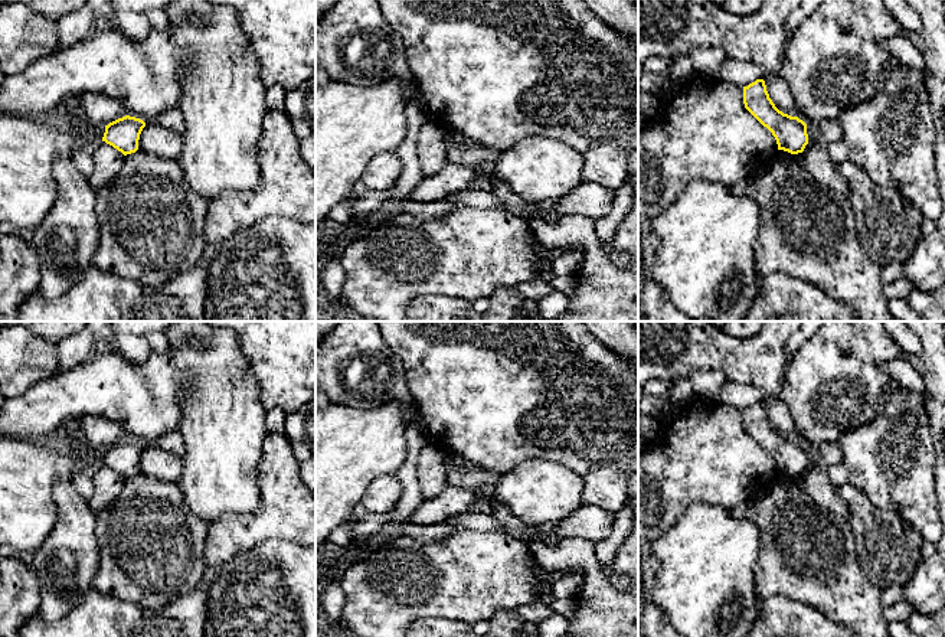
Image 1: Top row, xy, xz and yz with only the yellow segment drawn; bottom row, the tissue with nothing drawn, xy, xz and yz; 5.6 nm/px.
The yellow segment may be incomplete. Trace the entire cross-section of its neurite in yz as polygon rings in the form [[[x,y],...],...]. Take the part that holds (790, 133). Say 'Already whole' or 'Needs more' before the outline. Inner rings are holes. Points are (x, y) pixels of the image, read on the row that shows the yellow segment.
Already whole. [[[763,79],[743,86],[745,108],[766,127],[776,140],[778,150],[791,154],[802,153],[808,144],[807,124],[798,117],[779,111],[769,94]]]

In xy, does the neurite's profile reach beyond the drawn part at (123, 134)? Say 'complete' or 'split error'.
complete

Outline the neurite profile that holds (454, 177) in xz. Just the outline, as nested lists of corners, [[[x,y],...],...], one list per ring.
[[[447,163],[435,176],[424,177],[413,189],[411,197],[415,202],[424,203],[439,202],[455,192],[470,189],[481,177],[490,179],[494,169],[494,163],[484,163],[477,169],[465,164]]]

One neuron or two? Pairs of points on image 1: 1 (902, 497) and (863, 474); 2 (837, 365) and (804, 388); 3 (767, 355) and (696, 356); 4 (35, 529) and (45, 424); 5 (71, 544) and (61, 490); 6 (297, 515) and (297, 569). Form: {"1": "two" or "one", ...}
{"1": "one", "2": "one", "3": "one", "4": "two", "5": "one", "6": "two"}

